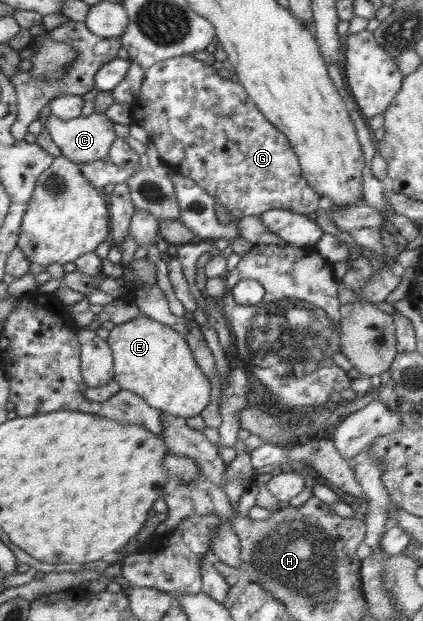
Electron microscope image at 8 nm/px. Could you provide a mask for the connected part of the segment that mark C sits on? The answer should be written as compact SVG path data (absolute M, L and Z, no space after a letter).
M94 112L89 116L78 116L69 120L63 120L51 113L44 126L49 130L53 142L61 149L64 158L77 165L102 161L116 139L115 123L105 113Z

